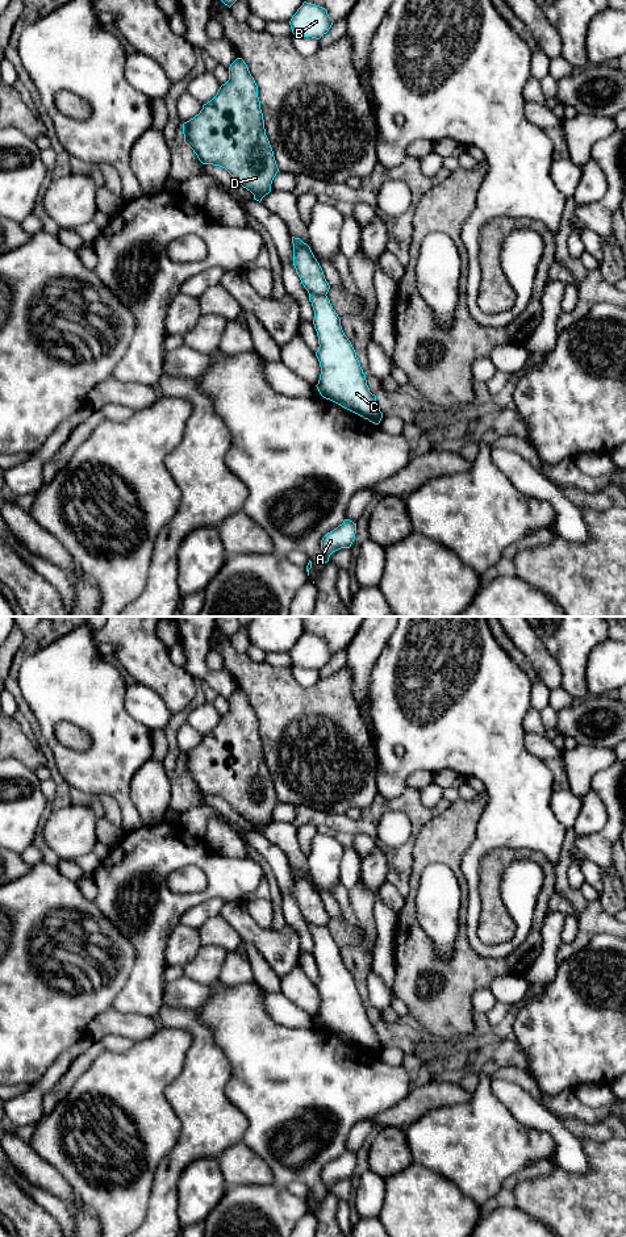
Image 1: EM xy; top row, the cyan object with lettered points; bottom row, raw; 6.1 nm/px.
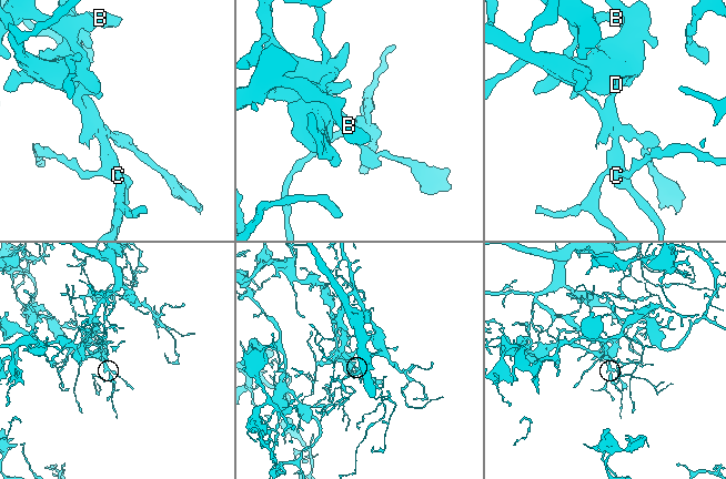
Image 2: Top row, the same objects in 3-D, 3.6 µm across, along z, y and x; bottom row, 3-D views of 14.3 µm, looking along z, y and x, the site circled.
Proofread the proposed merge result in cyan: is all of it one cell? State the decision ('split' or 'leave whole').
split

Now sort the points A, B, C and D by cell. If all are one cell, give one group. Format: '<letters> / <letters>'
A B C / D

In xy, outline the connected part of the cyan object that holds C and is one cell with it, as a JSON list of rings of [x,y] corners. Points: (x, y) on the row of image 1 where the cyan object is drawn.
[[[309,293],[314,310],[313,325],[318,337],[321,375],[316,385],[320,394],[342,408],[379,425],[383,413],[376,396],[370,392],[356,352],[345,335],[341,318],[327,296]]]

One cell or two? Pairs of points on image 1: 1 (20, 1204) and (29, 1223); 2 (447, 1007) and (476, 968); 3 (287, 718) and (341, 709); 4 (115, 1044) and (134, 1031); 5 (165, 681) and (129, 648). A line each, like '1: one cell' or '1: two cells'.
1: one cell
2: one cell
3: one cell
4: two cells
5: one cell

